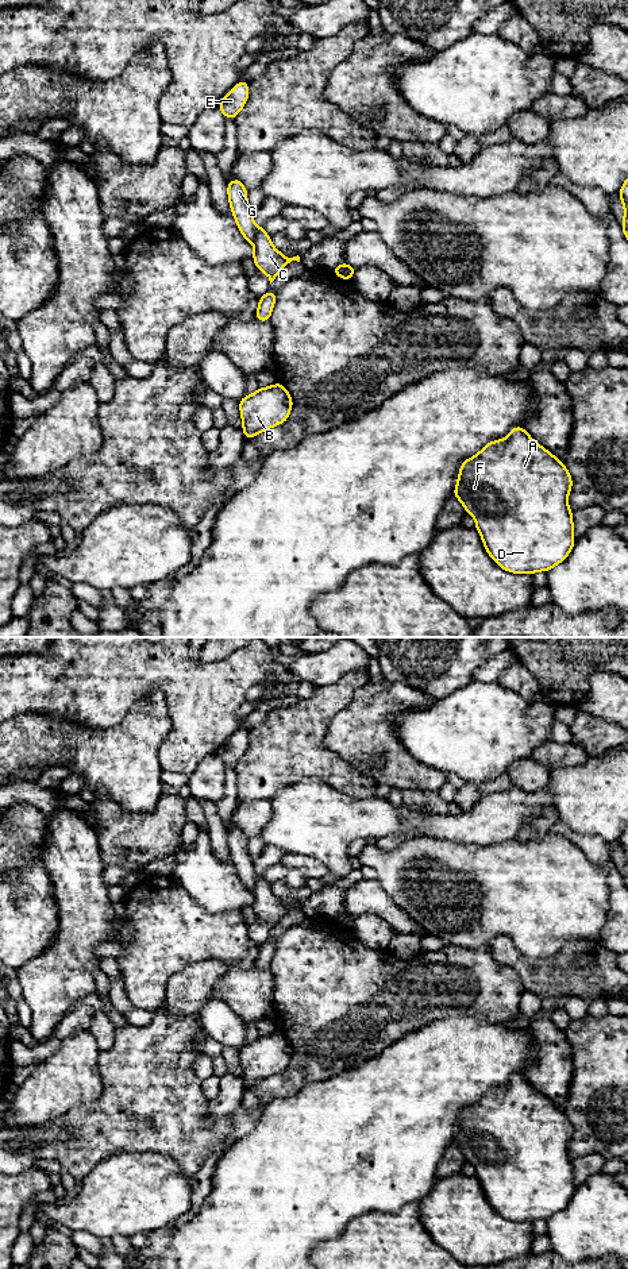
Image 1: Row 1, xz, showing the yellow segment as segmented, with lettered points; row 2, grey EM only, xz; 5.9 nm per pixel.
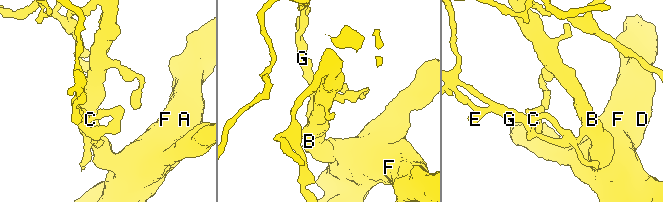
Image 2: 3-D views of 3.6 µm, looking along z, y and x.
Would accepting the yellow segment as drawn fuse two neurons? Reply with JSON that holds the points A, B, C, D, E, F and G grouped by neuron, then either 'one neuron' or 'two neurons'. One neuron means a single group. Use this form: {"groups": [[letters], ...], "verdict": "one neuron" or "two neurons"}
{"groups": [["A", "B", "D", "E", "F", "G"], ["C"]], "verdict": "two neurons"}

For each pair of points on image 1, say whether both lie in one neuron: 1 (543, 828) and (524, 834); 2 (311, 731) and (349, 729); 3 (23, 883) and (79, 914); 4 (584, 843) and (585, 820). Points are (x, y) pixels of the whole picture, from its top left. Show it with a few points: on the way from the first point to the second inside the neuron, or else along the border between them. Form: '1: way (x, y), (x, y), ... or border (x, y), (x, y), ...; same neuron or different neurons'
1: way (539, 828), (528, 833); same neuron
2: border (346, 706), (331, 718), (323, 739), (341, 758); different neurons
3: border (45, 870), (57, 911), (57, 932); different neurons
4: border (559, 820), (581, 833), (597, 834), (607, 844); different neurons

